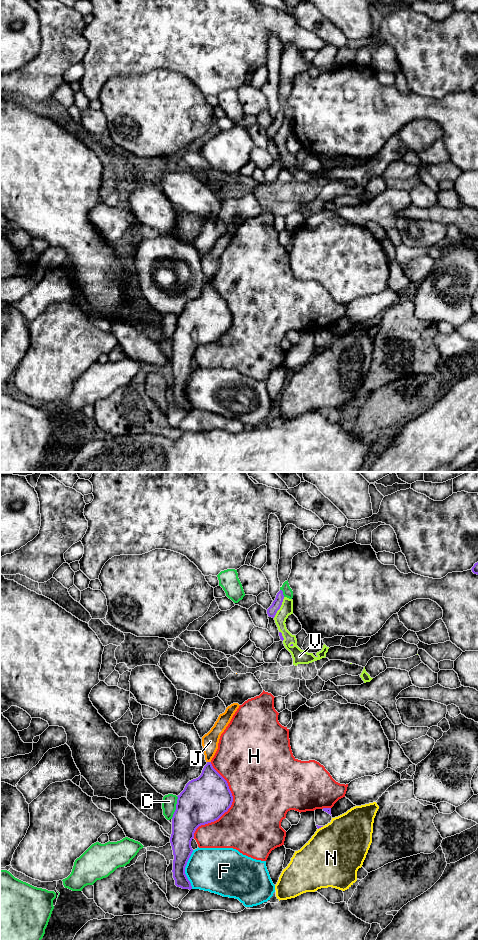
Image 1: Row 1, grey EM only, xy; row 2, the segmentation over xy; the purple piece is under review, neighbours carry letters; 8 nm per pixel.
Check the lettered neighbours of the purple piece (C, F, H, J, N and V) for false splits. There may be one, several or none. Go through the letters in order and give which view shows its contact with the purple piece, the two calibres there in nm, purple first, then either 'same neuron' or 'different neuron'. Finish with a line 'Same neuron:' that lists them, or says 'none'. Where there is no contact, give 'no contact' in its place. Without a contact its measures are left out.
C: xy | 380/120 nm | different neuron
F: xy | 170/360 nm | different neuron
H: xy | 380/460 nm | different neuron
J: xy | 320/130 nm | different neuron
N: xy | 20/460 nm | different neuron
V: xy | 80/110 nm | different neuron
Same neuron: none

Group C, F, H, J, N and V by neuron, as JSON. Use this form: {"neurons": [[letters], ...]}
{"neurons": [["C"], ["F"], ["H"], ["J"], ["N"], ["V"]]}

